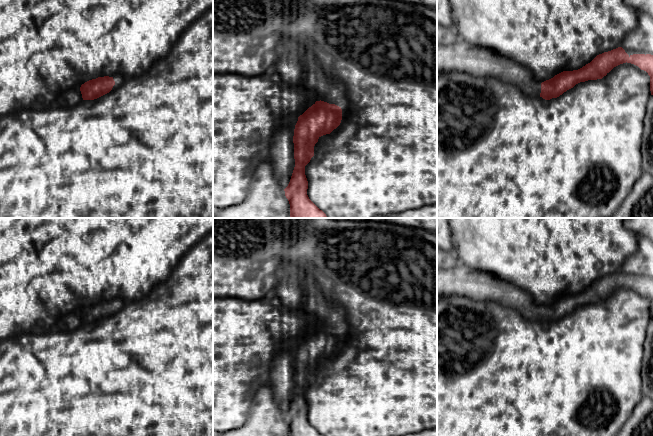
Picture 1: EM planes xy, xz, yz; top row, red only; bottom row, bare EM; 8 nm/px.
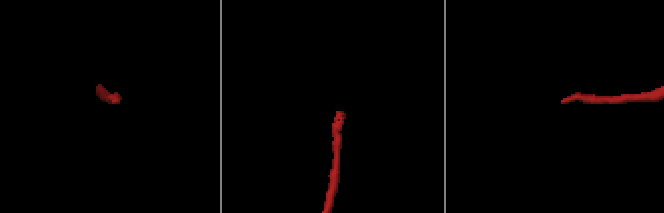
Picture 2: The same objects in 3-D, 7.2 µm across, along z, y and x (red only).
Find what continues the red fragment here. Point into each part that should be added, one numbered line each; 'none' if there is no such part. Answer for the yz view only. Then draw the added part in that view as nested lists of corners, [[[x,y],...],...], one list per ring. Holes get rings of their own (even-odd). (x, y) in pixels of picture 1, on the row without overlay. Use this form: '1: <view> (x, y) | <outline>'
1: yz (461, 280) | [[[461,262],[450,269],[437,269],[437,298],[445,296],[497,302],[518,311],[530,321],[541,317],[542,306],[535,303],[531,294],[496,275]]]

